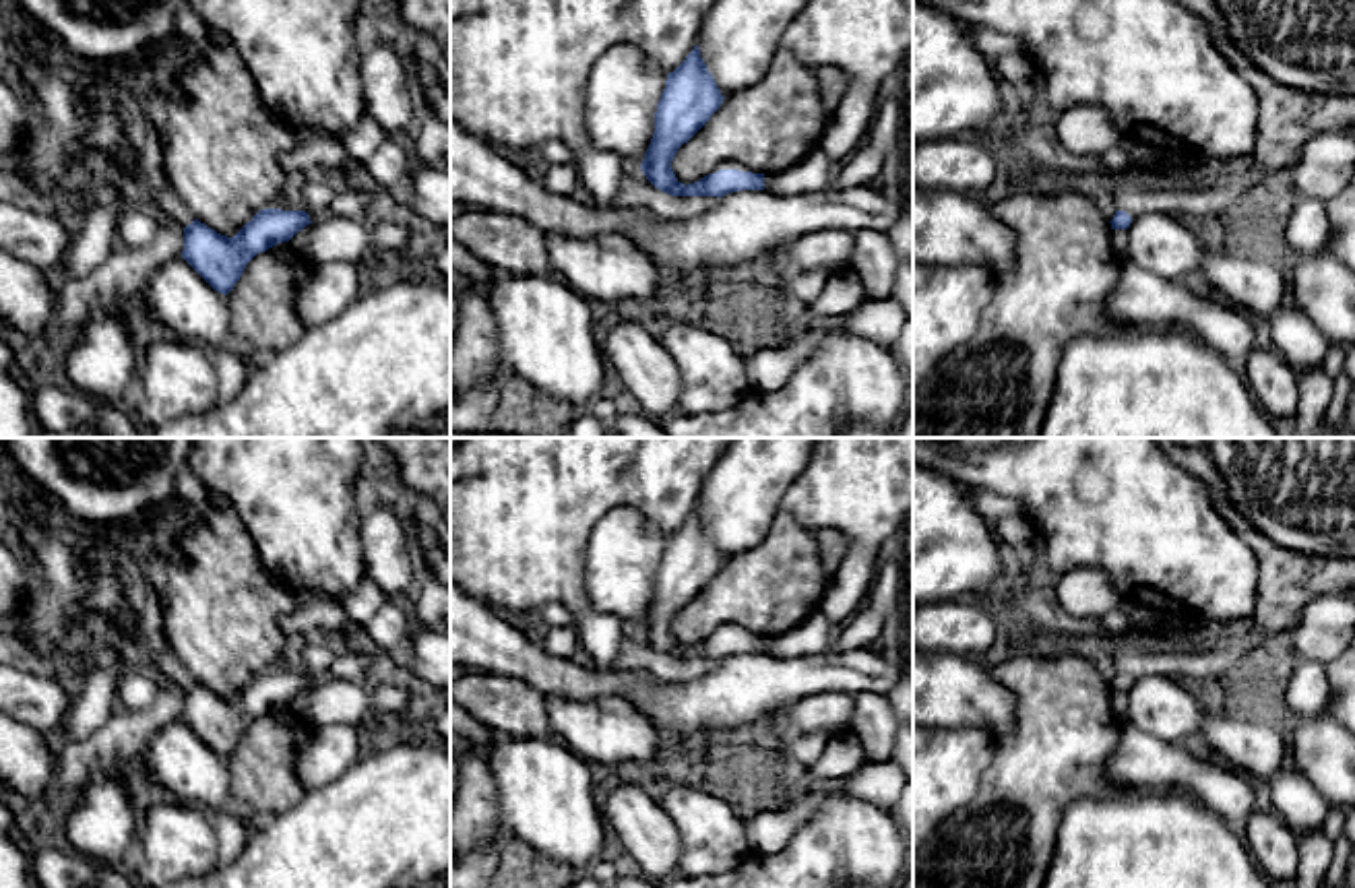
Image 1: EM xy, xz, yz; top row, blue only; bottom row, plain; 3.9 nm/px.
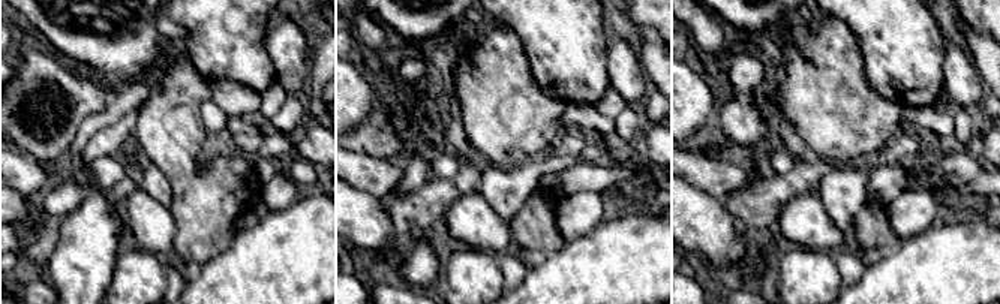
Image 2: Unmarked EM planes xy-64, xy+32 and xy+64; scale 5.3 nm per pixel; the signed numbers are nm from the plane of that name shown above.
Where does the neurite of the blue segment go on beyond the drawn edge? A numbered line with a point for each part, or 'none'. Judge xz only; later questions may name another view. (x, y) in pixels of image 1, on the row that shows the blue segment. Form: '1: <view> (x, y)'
none

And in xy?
none

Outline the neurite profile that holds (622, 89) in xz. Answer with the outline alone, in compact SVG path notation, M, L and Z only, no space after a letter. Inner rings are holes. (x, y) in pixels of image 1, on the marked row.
M630 45L609 47L585 87L585 134L591 147L640 167L655 132L655 112L667 74Z

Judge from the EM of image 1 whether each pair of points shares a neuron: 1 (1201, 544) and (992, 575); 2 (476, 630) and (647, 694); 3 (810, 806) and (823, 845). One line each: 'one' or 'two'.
1: two
2: one
3: two

